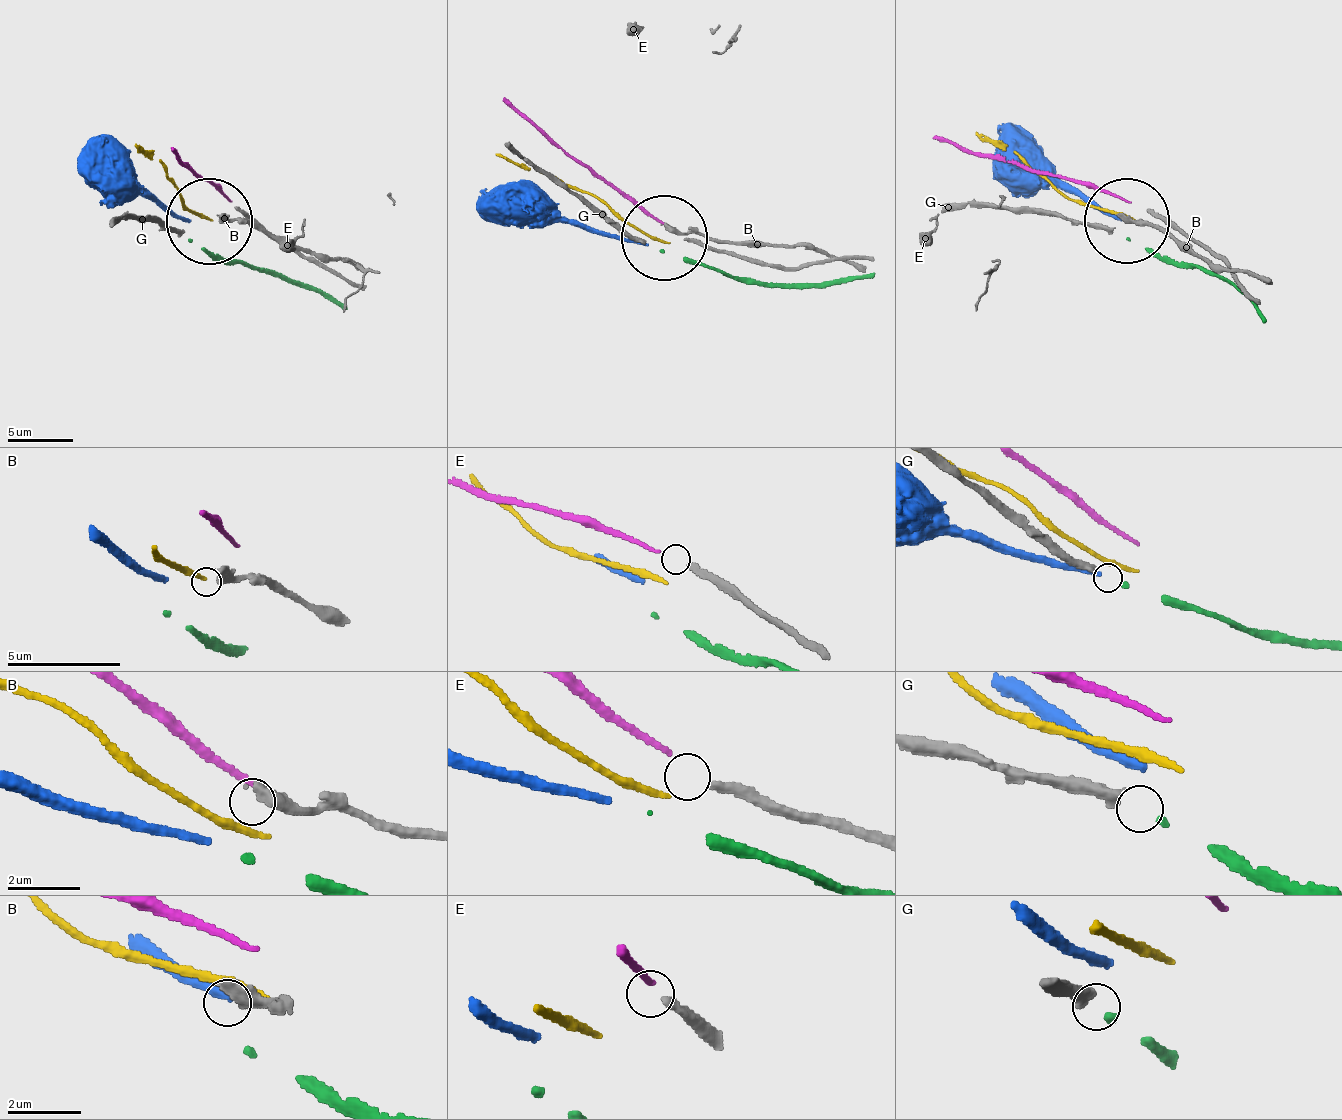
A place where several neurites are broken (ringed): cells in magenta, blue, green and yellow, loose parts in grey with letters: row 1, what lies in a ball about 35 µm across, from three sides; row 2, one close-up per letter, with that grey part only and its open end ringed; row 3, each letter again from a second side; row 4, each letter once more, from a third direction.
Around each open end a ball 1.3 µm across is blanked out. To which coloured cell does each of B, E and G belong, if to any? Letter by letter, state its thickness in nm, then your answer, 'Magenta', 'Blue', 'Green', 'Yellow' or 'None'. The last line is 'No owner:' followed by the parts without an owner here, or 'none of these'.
B: Thickness 480 nm. None
E: Thickness 220 nm. None
G: Thickness 300 nm. Green
No owner: B, E

